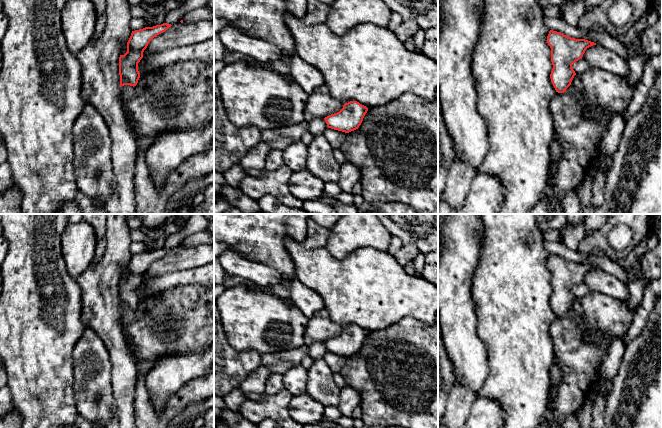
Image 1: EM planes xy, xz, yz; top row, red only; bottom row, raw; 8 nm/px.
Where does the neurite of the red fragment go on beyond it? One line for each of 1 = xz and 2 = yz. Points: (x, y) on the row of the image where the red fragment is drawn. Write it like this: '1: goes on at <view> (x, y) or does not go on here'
1: does not go on here
2: does not go on here

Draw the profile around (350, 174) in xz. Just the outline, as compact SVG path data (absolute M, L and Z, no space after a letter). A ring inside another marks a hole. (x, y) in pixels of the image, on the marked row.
M348 161L340 165L340 178L338 185L342 193L351 193L353 186L360 181L361 172L359 168Z

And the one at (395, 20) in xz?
M392 12L390 21L386 28L388 30L394 32L396 30L396 28L402 24L402 22L403 22L402 17L399 14Z

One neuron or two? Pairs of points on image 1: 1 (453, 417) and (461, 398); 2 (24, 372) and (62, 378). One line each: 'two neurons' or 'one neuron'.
1: one neuron
2: one neuron

